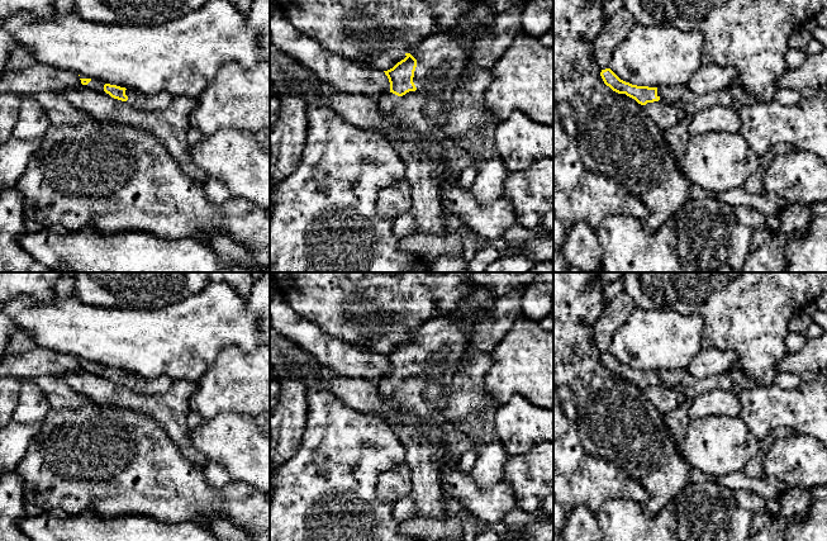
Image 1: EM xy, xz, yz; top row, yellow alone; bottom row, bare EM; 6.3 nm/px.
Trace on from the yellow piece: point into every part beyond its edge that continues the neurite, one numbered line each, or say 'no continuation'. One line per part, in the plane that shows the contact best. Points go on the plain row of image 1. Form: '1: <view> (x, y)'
1: xz (441, 335)

